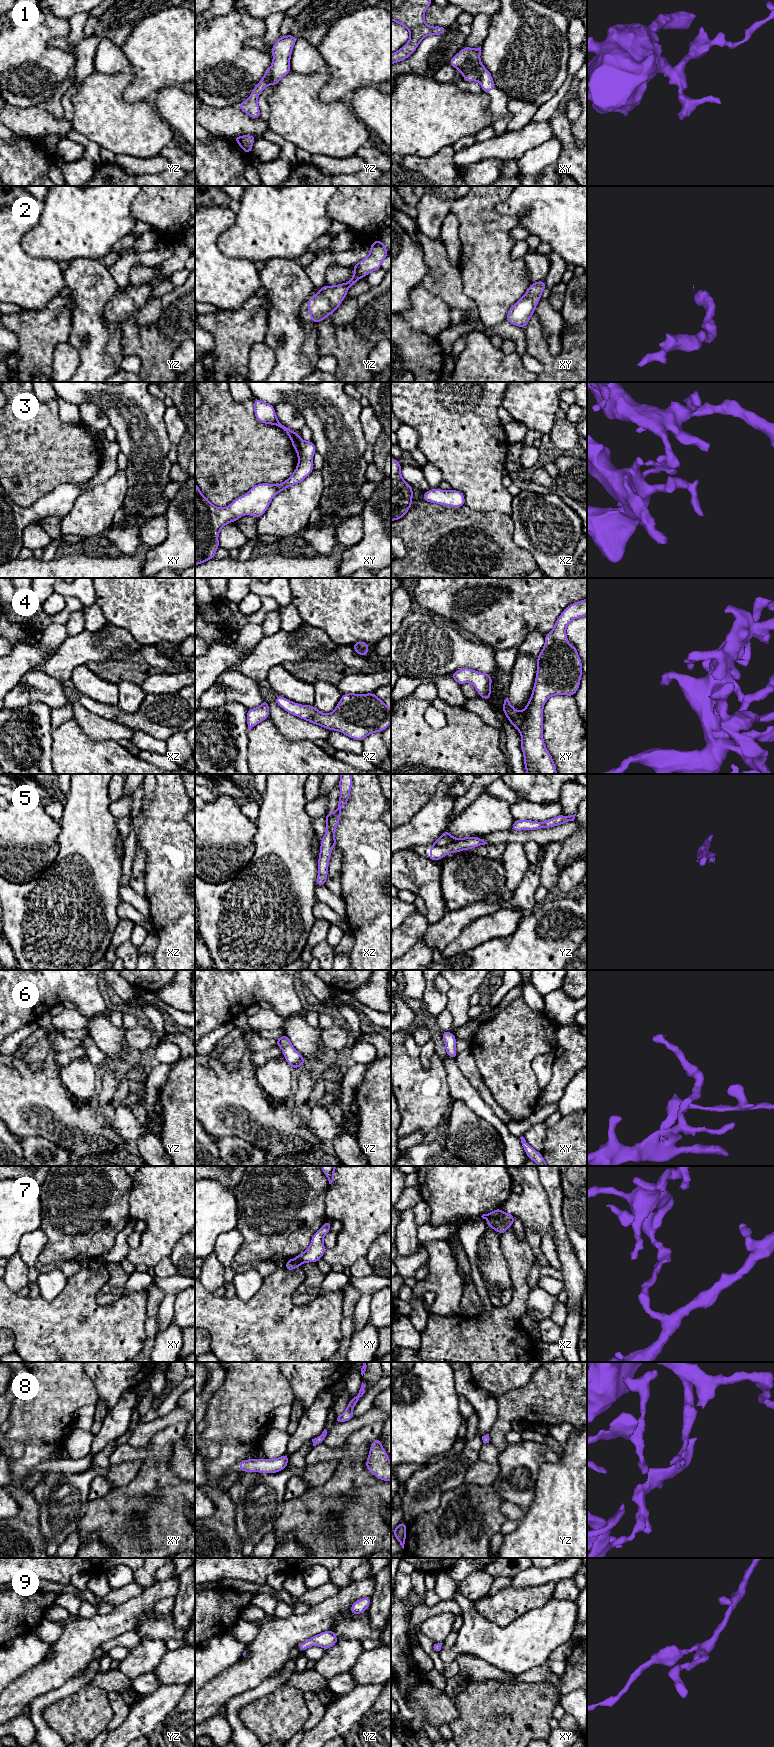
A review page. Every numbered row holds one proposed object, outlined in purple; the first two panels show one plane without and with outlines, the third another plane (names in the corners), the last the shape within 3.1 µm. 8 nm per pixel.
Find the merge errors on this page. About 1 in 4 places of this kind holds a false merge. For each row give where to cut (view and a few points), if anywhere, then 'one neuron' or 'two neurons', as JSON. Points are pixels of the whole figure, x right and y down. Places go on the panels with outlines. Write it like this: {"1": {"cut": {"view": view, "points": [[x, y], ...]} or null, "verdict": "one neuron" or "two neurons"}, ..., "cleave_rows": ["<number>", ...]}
{"1": {"cut": {"view": "xy", "points": [[465, 70], [472, 69], [478, 75], [479, 80]]}, "verdict": "two neurons"}, "2": {"cut": null, "verdict": "one neuron"}, "3": {"cut": null, "verdict": "one neuron"}, "4": {"cut": null, "verdict": "one neuron"}, "5": {"cut": {"view": "yz", "points": [[468, 837], [465, 840], [452, 842], [444, 846], [433, 844]]}, "verdict": "two neurons"}, "6": {"cut": null, "verdict": "one neuron"}, "7": {"cut": {"view": "xz", "points": [[502, 1212], [488, 1221]]}, "verdict": "two neurons"}, "8": {"cut": null, "verdict": "one neuron"}, "9": {"cut": null, "verdict": "one neuron"}, "cleave_rows": ["1", "5", "7"]}

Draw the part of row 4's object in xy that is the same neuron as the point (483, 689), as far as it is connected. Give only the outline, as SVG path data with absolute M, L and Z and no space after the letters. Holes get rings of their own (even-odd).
M462 668L450 675L459 685L464 683L472 683L477 690L479 697L486 701L491 697L491 682L490 674L480 673L469 668Z

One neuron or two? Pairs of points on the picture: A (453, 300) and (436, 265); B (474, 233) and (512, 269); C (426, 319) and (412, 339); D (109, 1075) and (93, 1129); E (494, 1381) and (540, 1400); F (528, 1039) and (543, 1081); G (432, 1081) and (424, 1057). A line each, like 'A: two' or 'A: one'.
A: one
B: one
C: two
D: two
E: two
F: two
G: two

